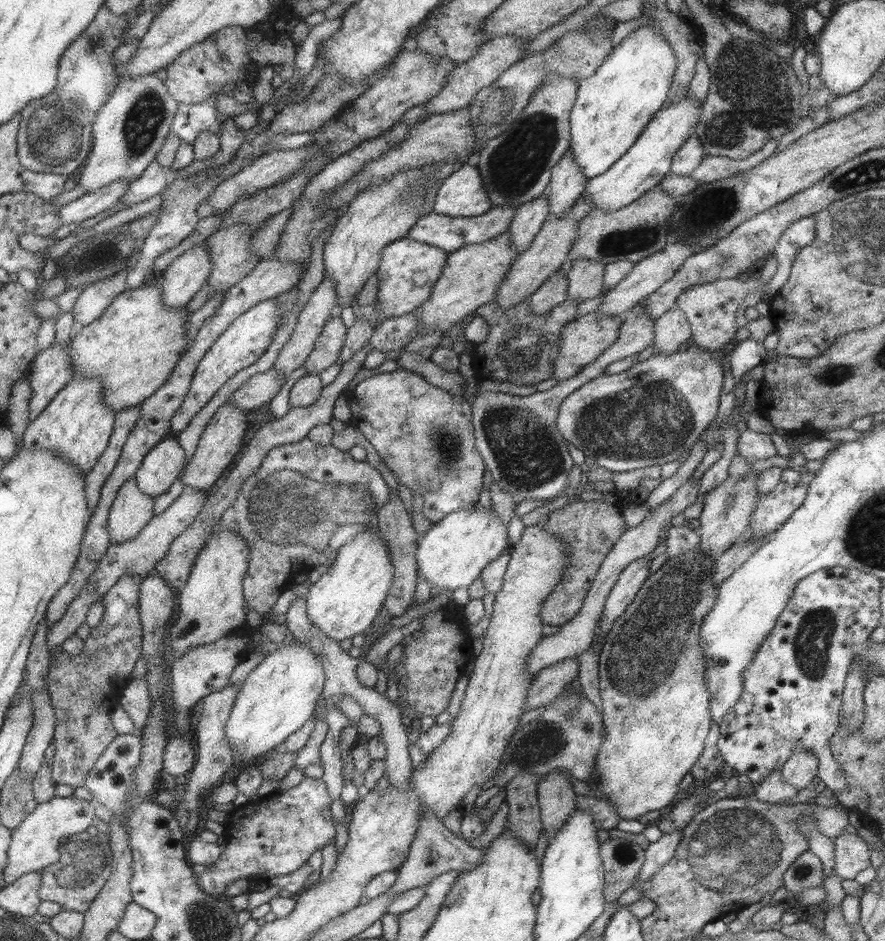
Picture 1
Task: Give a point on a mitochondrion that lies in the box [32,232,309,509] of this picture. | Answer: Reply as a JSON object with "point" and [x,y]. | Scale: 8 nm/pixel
{"point":[102,254]}

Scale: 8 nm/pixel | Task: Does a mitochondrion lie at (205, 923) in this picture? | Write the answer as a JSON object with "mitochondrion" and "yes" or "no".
{"mitochondrion":"yes"}

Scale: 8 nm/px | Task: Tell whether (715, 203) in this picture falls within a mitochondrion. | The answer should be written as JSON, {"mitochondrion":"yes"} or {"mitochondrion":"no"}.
{"mitochondrion":"yes"}

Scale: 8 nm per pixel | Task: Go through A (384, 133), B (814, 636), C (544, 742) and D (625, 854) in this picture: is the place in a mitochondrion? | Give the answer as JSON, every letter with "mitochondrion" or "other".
{"A":"other","B":"mitochondrion","C":"mitochondrion","D":"mitochondrion"}

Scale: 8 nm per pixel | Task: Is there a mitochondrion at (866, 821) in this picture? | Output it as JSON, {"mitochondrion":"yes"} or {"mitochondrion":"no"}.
{"mitochondrion":"no"}

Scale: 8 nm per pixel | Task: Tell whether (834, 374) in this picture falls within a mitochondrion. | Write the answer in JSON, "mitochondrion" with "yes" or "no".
{"mitochondrion":"yes"}

